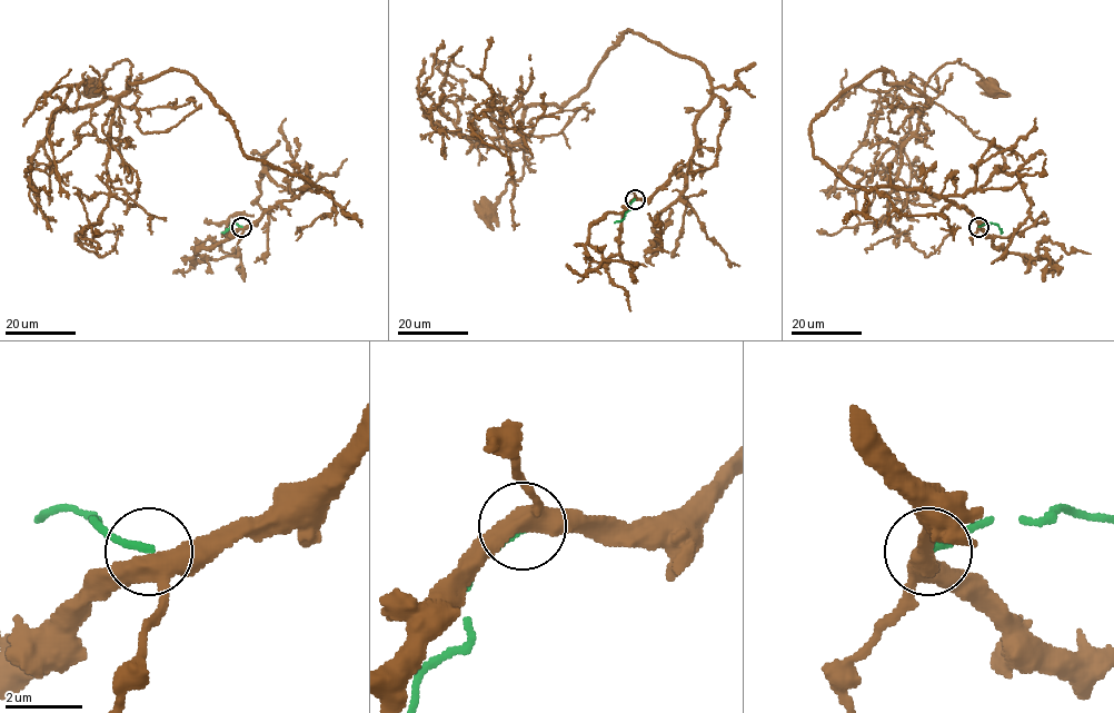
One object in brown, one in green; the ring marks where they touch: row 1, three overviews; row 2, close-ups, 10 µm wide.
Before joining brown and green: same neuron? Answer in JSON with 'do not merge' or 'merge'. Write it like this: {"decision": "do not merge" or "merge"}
{"decision": "do not merge"}

